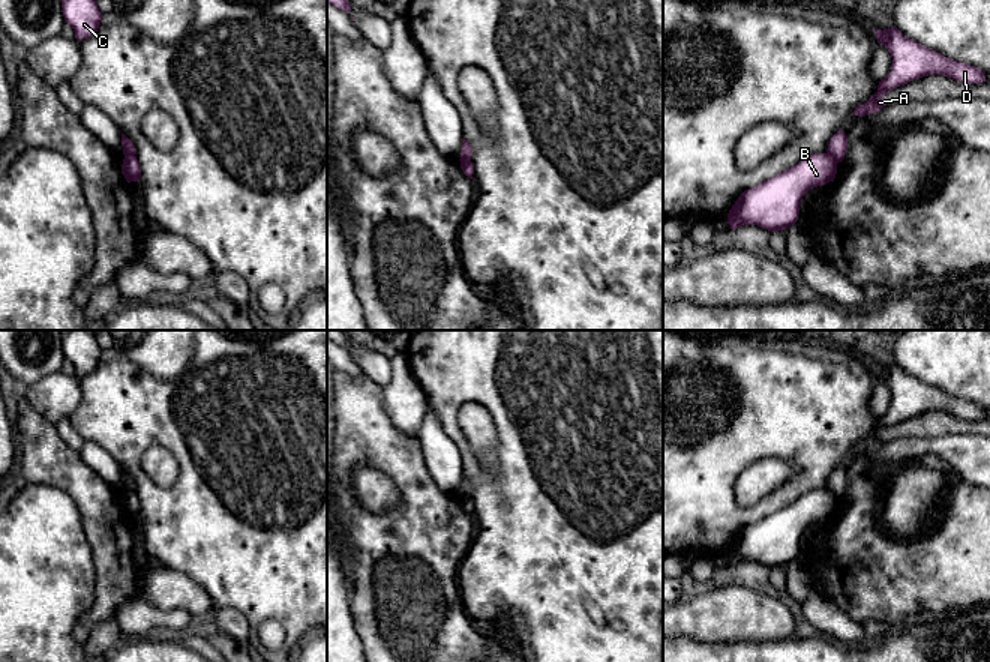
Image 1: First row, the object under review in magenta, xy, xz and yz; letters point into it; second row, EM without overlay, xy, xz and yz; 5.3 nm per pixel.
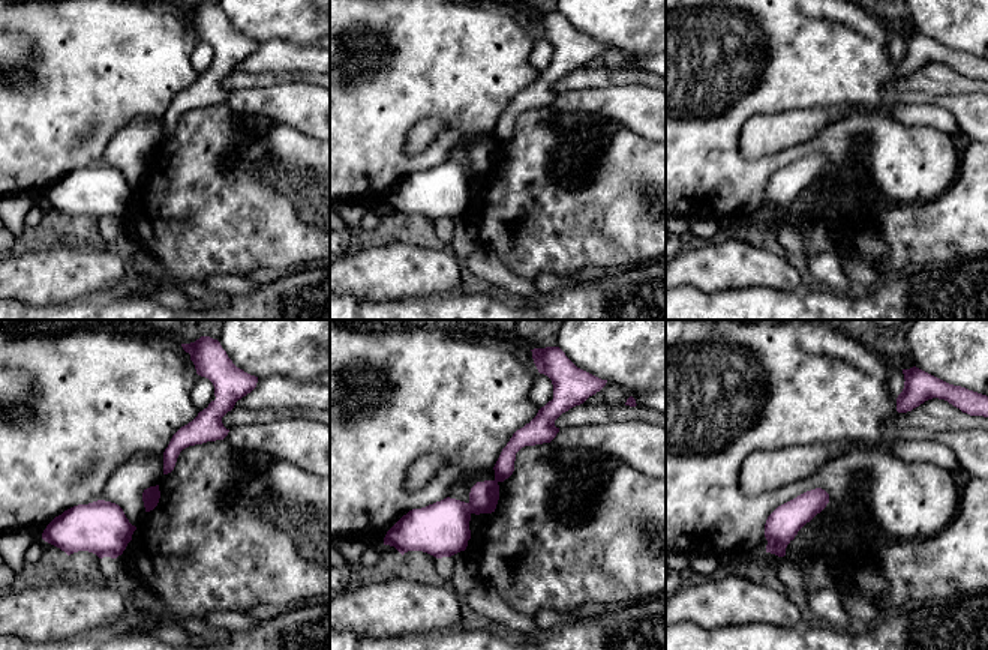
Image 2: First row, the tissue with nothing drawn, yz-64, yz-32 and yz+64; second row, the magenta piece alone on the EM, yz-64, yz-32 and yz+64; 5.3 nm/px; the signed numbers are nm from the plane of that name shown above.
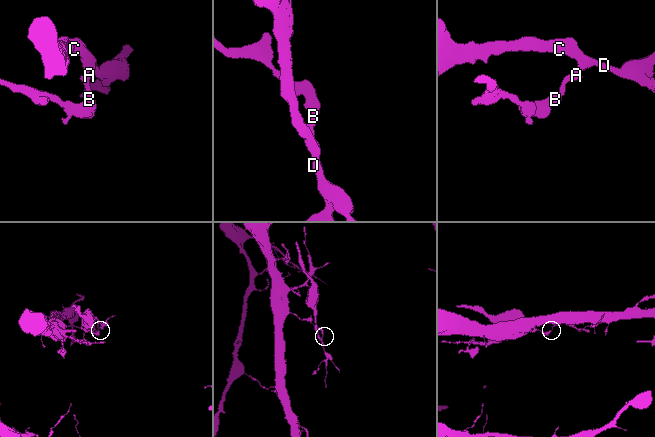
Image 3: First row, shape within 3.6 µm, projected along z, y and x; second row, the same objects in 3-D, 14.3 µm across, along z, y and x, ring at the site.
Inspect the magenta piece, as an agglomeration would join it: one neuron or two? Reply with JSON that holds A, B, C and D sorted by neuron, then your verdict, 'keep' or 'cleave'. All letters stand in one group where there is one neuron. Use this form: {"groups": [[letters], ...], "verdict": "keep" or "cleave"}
{"groups": [["A", "C", "D"], ["B"]], "verdict": "cleave"}

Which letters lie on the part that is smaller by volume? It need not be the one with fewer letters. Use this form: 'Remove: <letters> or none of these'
Remove: A, C, D

